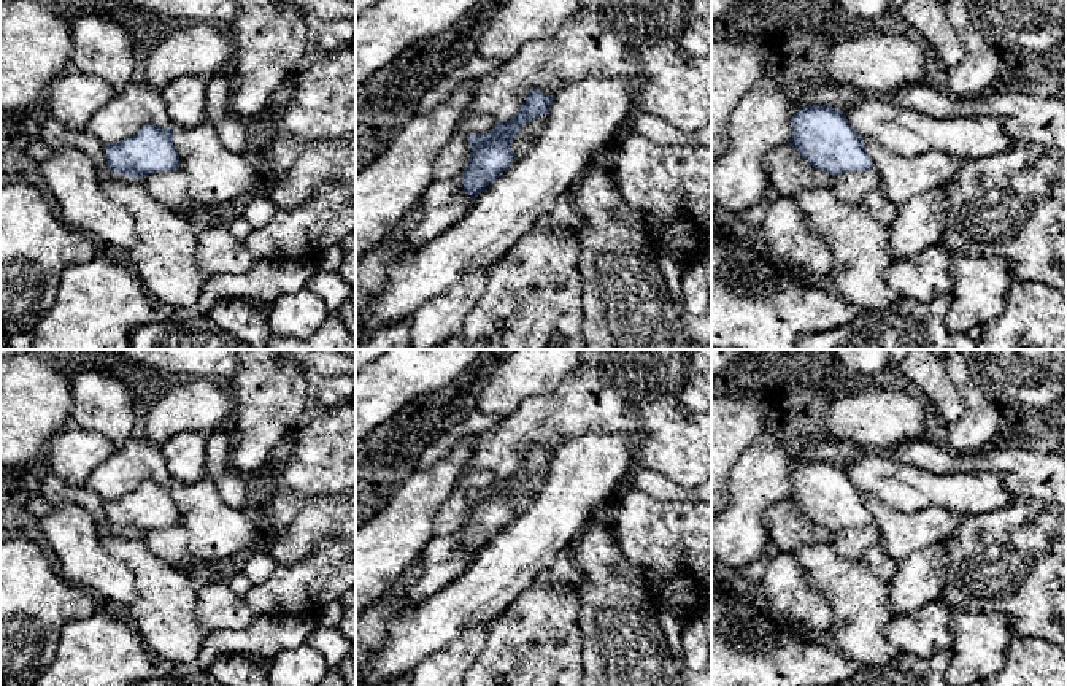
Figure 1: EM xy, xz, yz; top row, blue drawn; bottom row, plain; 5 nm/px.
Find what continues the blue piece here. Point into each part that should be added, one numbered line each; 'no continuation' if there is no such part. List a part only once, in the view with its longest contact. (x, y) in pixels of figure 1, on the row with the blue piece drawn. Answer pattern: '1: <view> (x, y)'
no continuation

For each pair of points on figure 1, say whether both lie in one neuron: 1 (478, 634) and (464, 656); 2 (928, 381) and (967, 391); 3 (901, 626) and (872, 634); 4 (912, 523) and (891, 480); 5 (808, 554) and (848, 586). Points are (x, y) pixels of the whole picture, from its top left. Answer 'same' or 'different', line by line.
1: same
2: different
3: different
4: different
5: same

